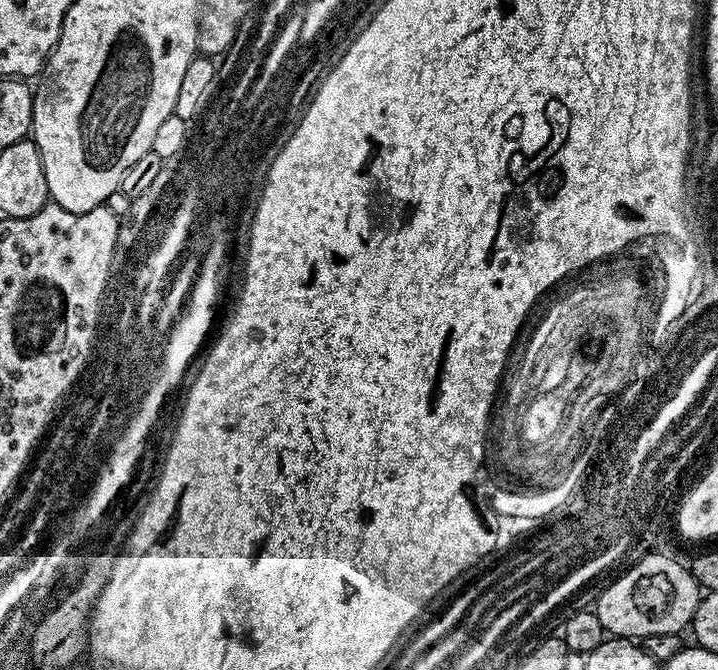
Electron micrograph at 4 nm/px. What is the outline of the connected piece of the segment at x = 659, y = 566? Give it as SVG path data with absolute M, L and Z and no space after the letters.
M647 554L632 564L629 572L624 572L596 600L594 611L600 617L605 633L616 638L647 638L658 634L683 633L691 625L696 607L700 605L702 589L692 577L691 571L668 556Z

